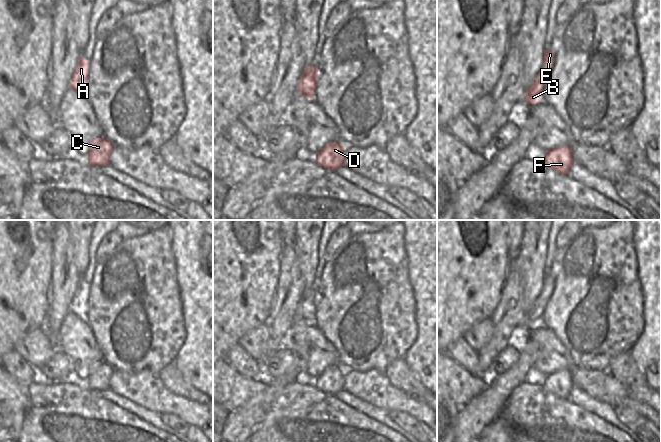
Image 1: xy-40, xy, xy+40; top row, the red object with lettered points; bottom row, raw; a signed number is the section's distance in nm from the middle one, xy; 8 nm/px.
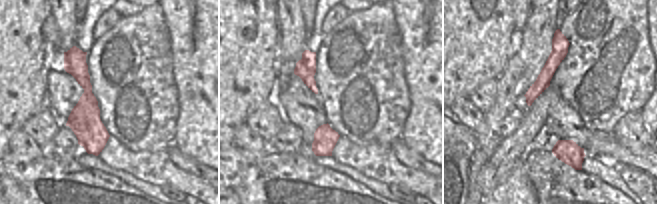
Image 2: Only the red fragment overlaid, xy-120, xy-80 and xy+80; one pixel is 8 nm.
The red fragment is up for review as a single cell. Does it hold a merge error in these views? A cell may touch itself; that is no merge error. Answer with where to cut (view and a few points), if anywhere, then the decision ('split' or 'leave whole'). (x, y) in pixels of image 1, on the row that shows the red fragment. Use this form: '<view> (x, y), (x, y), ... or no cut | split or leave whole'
xy (313, 66), (313, 80), (315, 82) | split

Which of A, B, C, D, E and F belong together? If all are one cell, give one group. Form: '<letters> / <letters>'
A C D F / B E

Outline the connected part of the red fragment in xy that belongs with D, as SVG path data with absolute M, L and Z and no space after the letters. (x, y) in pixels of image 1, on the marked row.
M329 142L316 152L314 162L329 170L344 166L344 145L341 142Z

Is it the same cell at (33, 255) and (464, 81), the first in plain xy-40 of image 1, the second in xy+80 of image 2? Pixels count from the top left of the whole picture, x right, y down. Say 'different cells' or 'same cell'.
same cell

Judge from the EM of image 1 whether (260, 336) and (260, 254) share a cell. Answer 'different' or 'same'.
different

